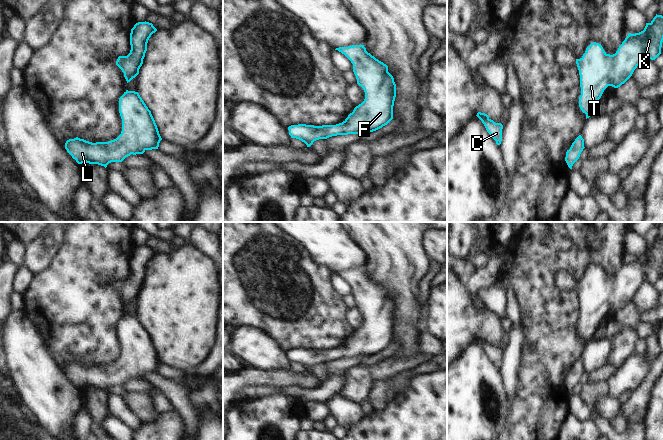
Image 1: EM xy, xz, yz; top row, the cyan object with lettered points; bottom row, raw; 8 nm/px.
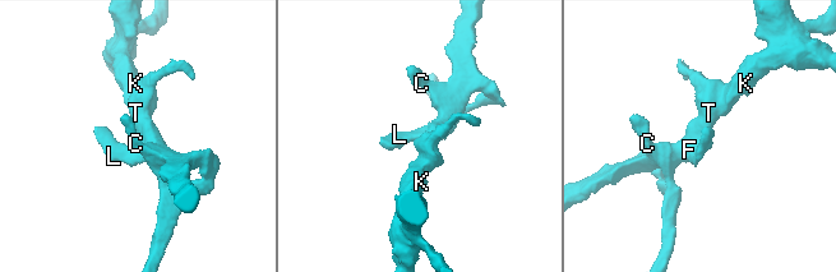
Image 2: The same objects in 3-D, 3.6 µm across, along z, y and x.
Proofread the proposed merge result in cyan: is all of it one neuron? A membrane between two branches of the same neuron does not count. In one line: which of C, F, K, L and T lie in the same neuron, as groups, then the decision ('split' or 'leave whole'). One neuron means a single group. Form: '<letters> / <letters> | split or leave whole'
C F K L T | leave whole

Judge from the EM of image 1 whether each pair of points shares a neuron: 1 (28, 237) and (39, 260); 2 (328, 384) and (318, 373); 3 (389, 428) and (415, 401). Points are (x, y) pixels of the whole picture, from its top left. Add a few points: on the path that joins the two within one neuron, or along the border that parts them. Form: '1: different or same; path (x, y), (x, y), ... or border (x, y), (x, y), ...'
1: different; border (44, 232), (27, 246)
2: different; border (327, 378), (316, 385)
3: same; path (396, 421), (409, 408)

